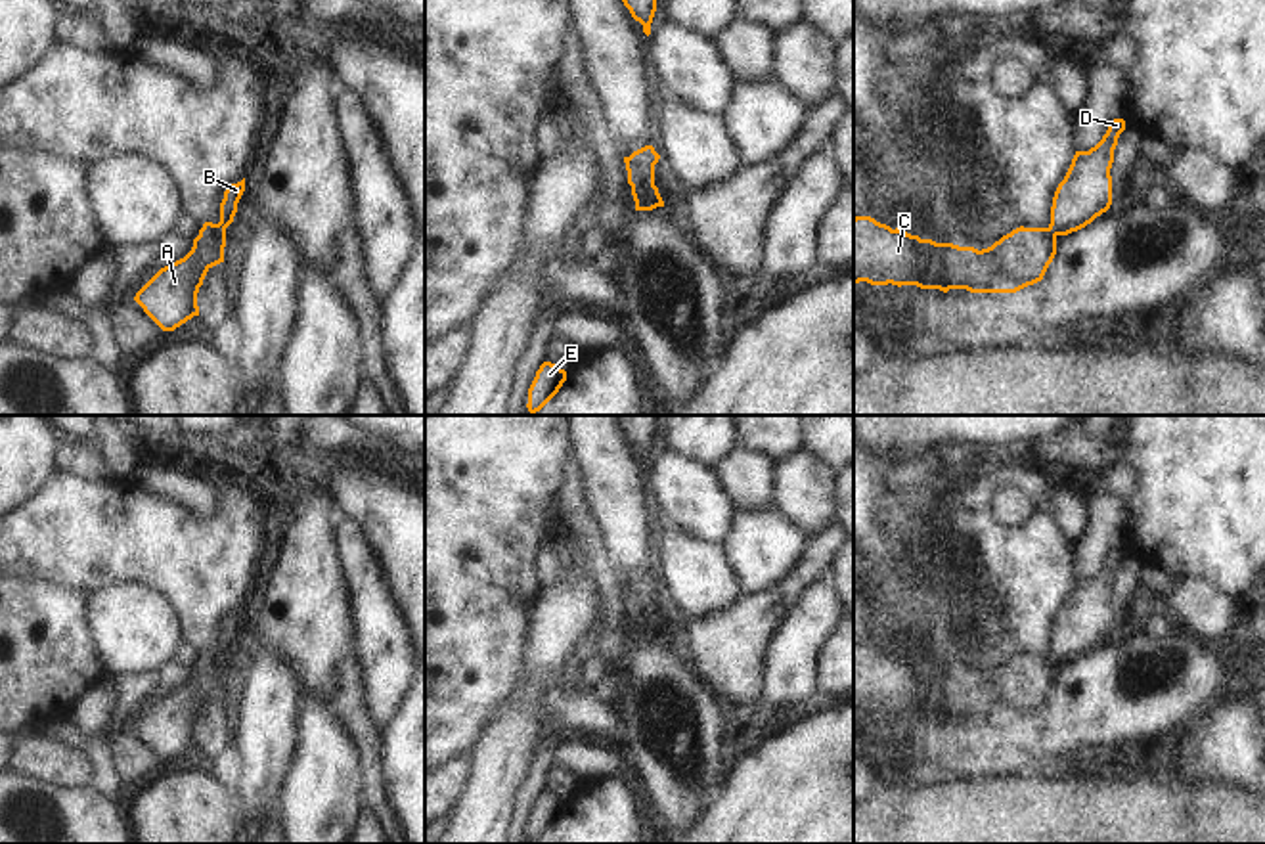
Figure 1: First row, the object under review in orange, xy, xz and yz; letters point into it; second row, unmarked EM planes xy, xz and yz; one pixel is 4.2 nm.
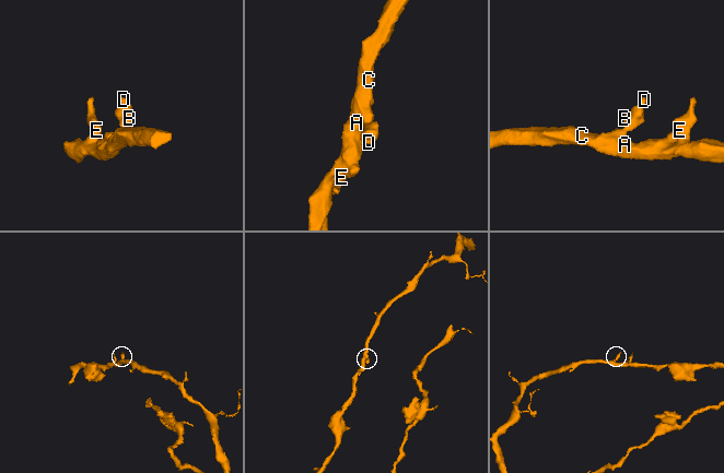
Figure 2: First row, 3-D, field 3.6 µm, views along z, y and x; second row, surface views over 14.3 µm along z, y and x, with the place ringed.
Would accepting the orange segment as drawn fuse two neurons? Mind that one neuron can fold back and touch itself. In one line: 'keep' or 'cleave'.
keep

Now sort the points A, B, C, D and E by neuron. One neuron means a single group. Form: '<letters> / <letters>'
A B C D E

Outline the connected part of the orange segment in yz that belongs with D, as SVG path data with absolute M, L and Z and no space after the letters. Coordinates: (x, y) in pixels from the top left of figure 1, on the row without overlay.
M1114 547L1095 576L1076 580L1054 620L1047 656L1020 655L982 679L921 668L871 645L855 645L854 712L1016 722L1041 710L1056 683L1056 666L1085 656L1110 637L1110 597L1123 559L1125 549Z

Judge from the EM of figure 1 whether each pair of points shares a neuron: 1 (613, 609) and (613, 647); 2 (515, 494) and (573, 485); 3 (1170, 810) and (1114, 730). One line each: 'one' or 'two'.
1: one
2: two
3: two

